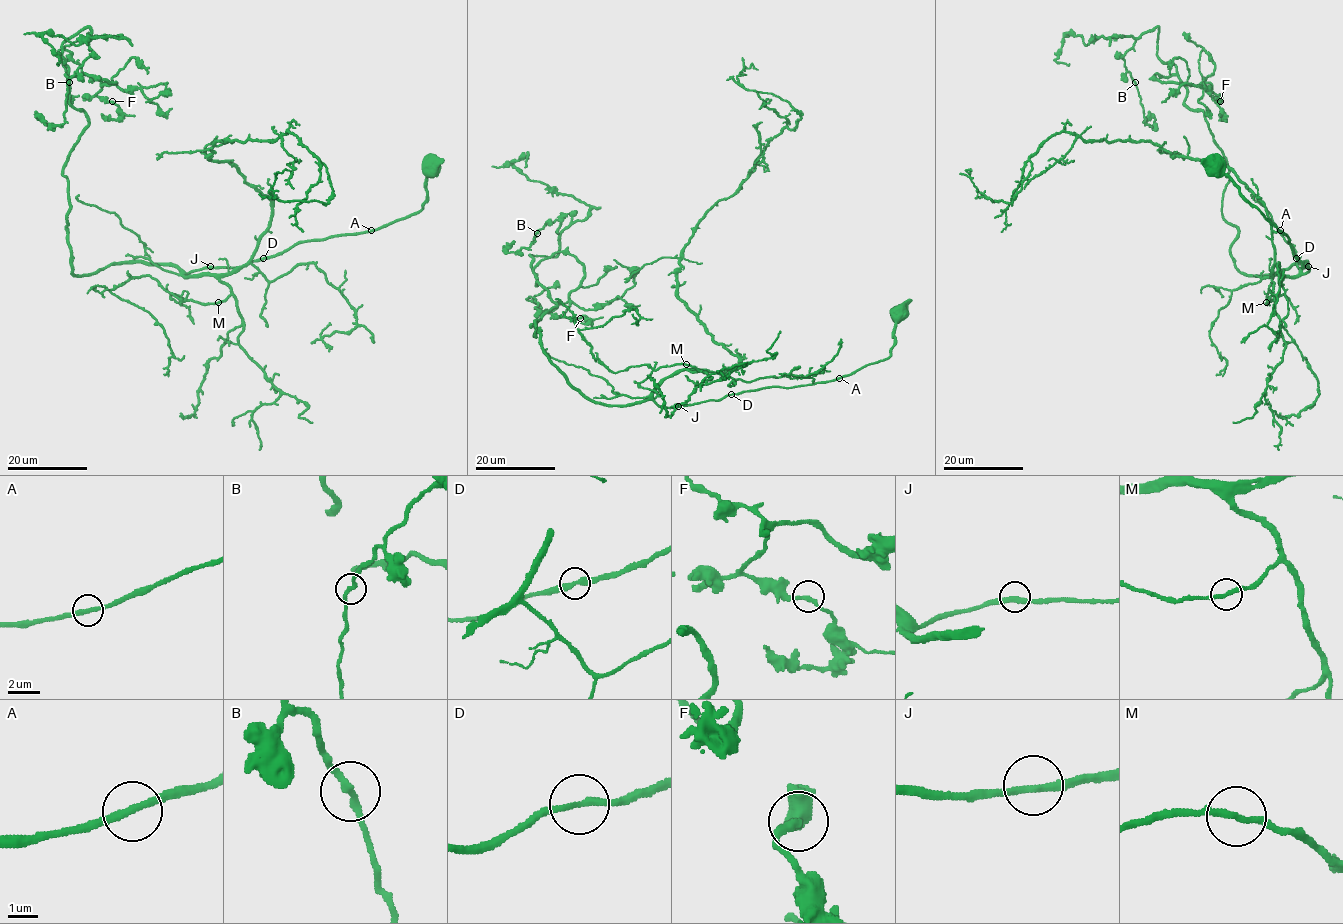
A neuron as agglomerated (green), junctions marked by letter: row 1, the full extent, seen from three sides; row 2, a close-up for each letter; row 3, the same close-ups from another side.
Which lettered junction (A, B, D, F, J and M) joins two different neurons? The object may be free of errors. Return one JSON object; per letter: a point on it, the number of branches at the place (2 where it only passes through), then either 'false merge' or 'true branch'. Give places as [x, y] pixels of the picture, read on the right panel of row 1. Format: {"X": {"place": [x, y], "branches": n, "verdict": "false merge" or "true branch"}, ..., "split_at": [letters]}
{"A": {"place": [1280, 230], "branches": 2, "verdict": "true branch"}, "B": {"place": [1135, 82], "branches": 2, "verdict": "true branch"}, "D": {"place": [1296, 258], "branches": 2, "verdict": "true branch"}, "F": {"place": [1220, 101], "branches": 2, "verdict": "true branch"}, "J": {"place": [1308, 266], "branches": 2, "verdict": "true branch"}, "M": {"place": [1266, 302], "branches": 2, "verdict": "true branch"}, "split_at": []}

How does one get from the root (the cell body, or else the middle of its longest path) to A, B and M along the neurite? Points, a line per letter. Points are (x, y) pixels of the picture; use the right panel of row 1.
A: (1214, 164), (1280, 230)
B: (1214, 164), (1306, 272), (1236, 267), (1228, 164), (1158, 56), (1158, 27), (1122, 56), (1135, 82)
M: (1214, 164), (1289, 238), (1293, 254), (1309, 268), (1299, 275), (1273, 275), (1273, 293), (1266, 302)

